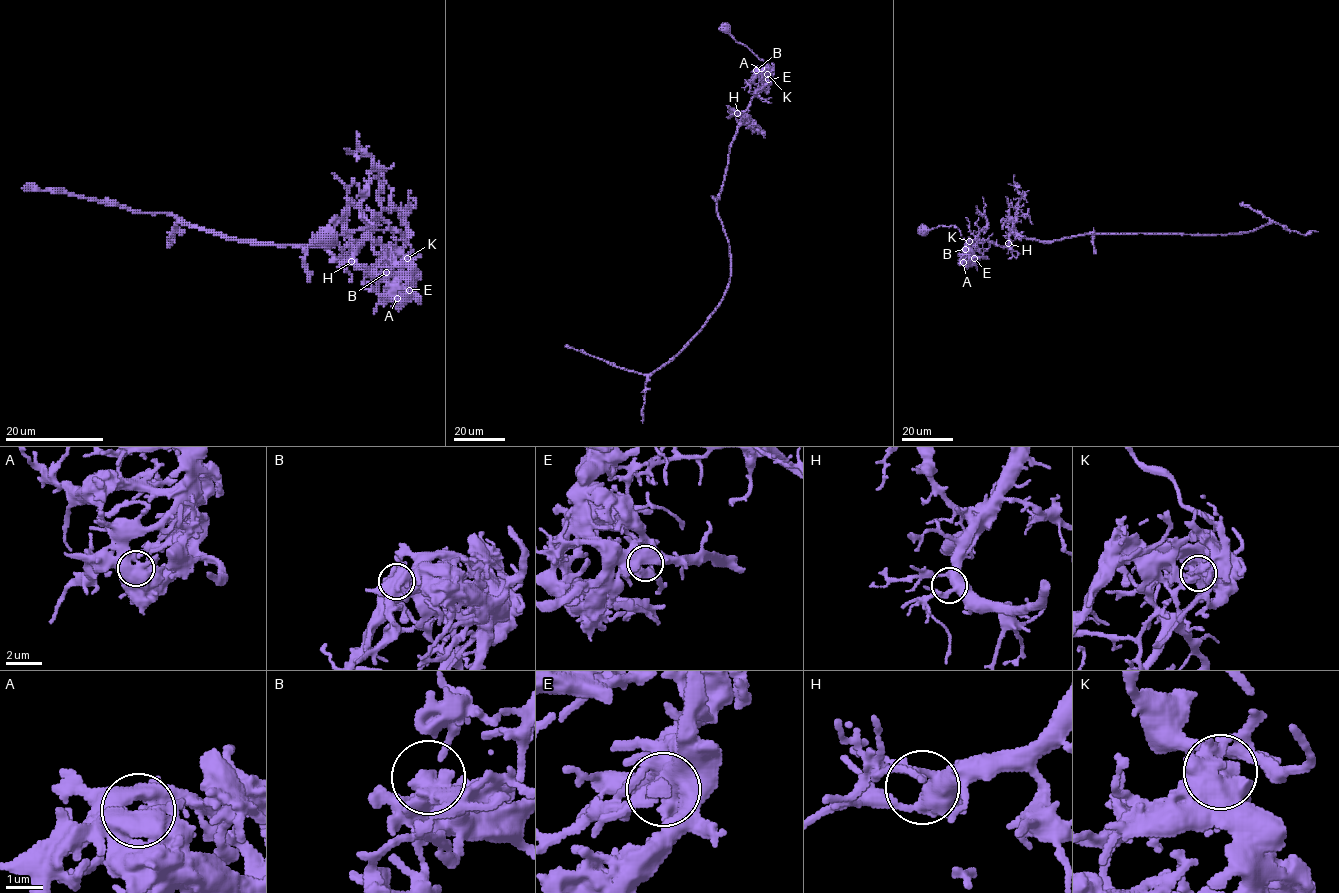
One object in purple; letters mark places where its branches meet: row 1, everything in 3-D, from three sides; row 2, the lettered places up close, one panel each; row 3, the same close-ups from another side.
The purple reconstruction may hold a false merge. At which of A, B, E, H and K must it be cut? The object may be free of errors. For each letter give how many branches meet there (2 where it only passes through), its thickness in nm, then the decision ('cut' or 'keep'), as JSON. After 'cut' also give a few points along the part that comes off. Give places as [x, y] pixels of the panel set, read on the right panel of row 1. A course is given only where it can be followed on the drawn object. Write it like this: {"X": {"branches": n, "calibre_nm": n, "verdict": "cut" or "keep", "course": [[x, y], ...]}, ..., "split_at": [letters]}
{"A": {"branches": 3, "calibre_nm": 550, "verdict": "keep"}, "B": {"branches": 3, "calibre_nm": 500, "verdict": "keep"}, "E": {"branches": 4, "calibre_nm": 480, "verdict": "keep"}, "H": {"branches": 4, "calibre_nm": 500, "verdict": "keep"}, "K": {"branches": 4, "calibre_nm": 500, "verdict": "cut", "course": [[969, 241], [962, 258], [973, 263], [977, 270]]}, "split_at": ["K"]}

